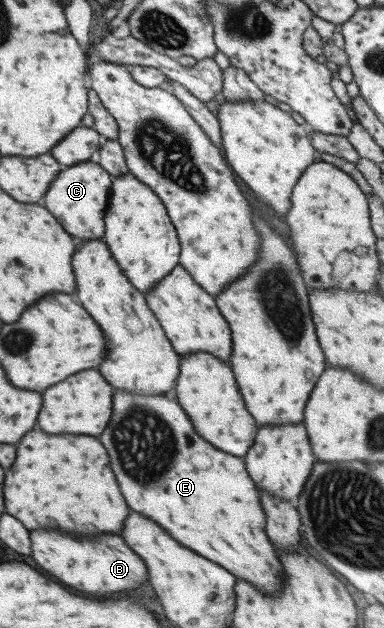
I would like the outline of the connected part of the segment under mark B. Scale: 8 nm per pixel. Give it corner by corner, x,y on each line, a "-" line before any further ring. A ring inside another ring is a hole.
30,532
30,546
34,550
34,562
66,588
82,592
86,596
108,598
138,588
146,578
146,565
136,556
120,536
98,536
98,540
80,540
62,536
60,532

